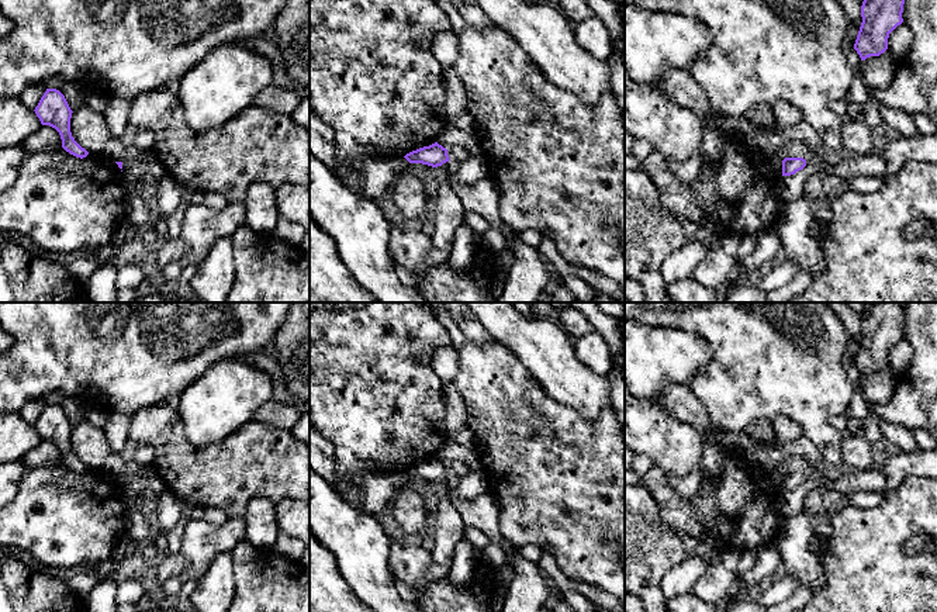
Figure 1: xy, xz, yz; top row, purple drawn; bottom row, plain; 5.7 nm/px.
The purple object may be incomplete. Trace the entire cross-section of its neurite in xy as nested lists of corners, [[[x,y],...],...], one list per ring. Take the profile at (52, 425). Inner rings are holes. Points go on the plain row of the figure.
[[[46,404],[34,426],[42,440],[49,440],[59,447],[62,463],[66,467],[80,474],[89,470],[72,452],[70,433],[73,426],[59,405]]]

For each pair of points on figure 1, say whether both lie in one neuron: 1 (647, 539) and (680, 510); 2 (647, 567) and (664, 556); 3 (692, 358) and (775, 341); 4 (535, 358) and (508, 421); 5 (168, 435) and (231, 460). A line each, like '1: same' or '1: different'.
1: different
2: same
3: different
4: different
5: same

